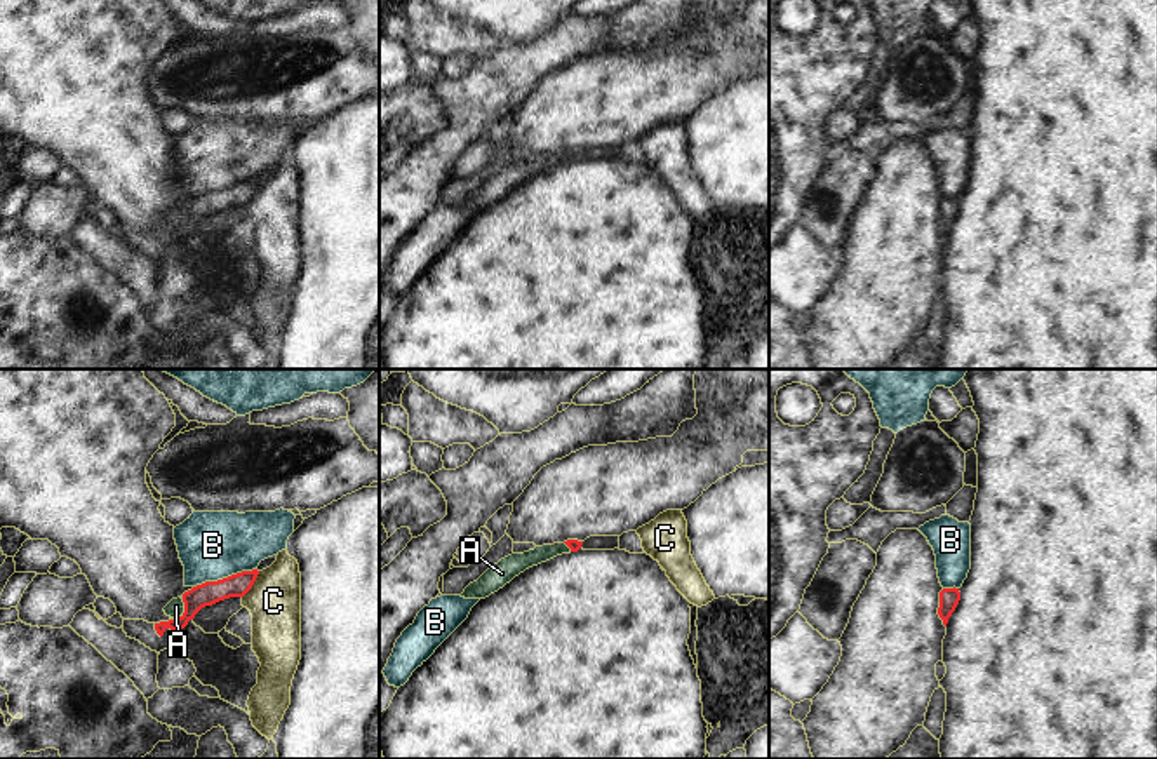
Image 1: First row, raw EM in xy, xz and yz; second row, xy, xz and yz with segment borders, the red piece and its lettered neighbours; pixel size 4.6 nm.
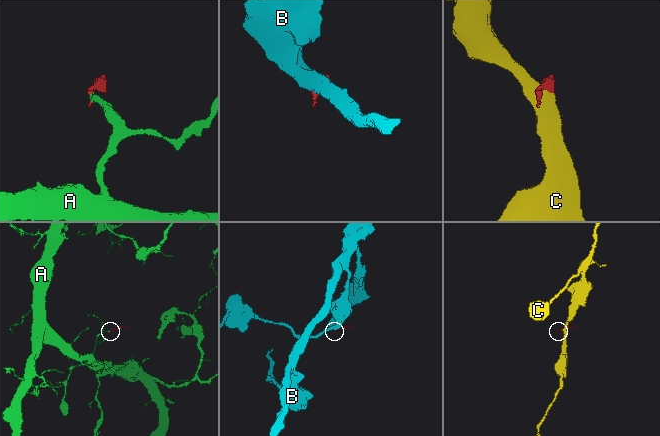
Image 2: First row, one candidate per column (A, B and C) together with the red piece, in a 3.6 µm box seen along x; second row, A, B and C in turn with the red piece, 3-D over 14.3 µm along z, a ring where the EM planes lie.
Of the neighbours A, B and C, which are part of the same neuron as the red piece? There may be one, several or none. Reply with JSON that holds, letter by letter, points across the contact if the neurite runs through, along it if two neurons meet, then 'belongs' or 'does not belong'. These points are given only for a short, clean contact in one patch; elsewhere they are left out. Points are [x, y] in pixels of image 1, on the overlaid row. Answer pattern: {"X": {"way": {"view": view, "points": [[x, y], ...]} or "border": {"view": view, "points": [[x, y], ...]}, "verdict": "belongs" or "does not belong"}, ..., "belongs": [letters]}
{"A": {"way": {"view": "xy", "points": [[209, 592], [199, 596], [185, 610], [176, 606]]}, "verdict": "belongs"}, "B": {"border": {"view": "xy", "points": [[256, 568], [206, 580], [193, 587]]}, "verdict": "does not belong"}, "C": {"border": {"view": "xy", "points": [[260, 571], [253, 587], [242, 597]]}, "verdict": "does not belong"}, "belongs": ["A"]}

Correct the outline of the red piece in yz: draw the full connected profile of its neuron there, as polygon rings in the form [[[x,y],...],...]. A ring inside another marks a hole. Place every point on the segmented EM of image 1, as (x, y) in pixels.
[[[943,588],[940,592],[940,608],[938,608],[938,615],[943,620],[943,625],[946,627],[948,618],[952,616],[952,613],[955,611],[957,604],[960,601],[960,592],[959,588]]]

